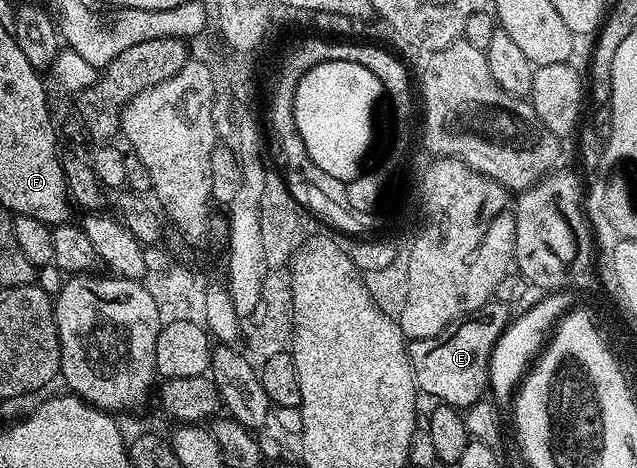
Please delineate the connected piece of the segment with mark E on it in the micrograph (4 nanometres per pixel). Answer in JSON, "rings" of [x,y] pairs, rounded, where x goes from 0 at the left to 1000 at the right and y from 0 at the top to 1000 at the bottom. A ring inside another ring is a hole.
{"rings":[[[769,645],[744,671],[706,692],[694,712],[667,724],[650,724],[639,735],[641,769],[661,838],[680,844],[684,857],[705,870],[733,874],[768,833],[766,782],[772,750],[801,688],[799,650]]]}

